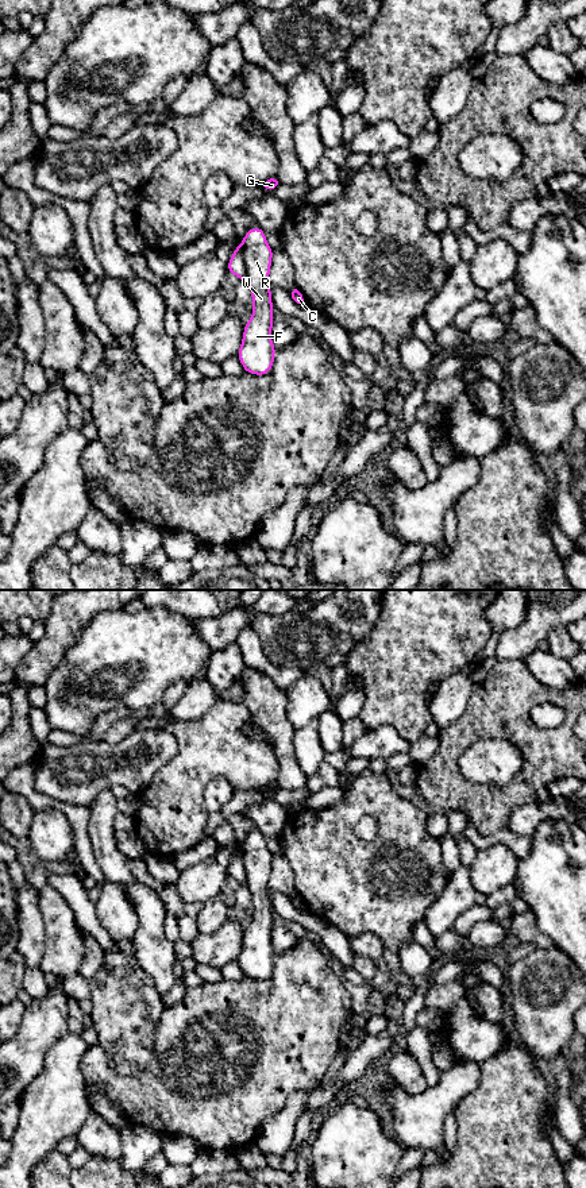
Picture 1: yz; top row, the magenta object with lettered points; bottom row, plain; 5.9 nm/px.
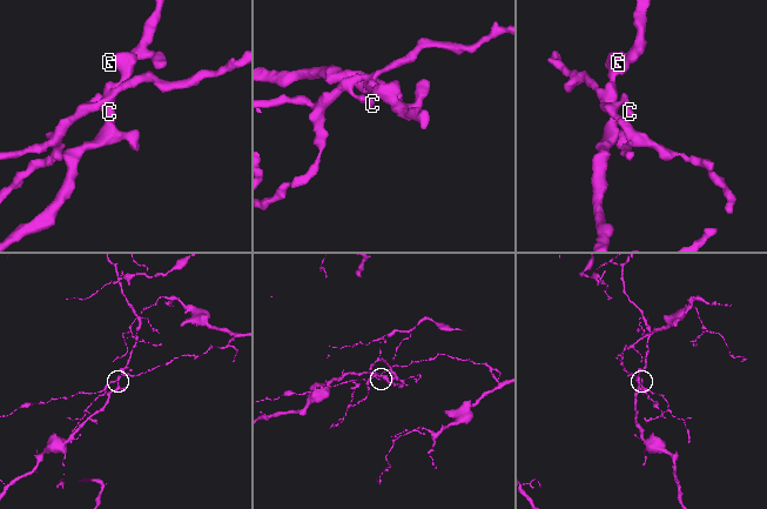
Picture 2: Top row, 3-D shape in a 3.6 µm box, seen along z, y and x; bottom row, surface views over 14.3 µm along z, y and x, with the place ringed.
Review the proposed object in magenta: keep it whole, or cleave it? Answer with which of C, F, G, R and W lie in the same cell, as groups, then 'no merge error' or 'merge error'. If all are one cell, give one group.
C / F G R W; merge error

